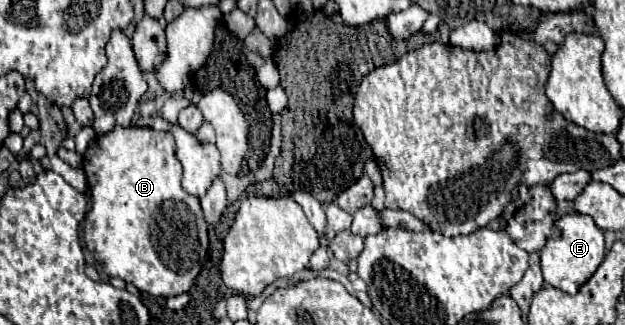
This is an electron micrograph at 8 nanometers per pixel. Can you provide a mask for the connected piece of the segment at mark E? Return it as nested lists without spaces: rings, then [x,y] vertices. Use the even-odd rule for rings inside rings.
[[[580,213],[564,215],[558,219],[556,225],[562,231],[562,235],[558,239],[548,239],[546,247],[540,251],[544,281],[556,289],[562,289],[562,291],[574,295],[594,275],[594,271],[606,257],[604,233],[602,233],[602,229],[596,227],[592,217],[580,215]]]

